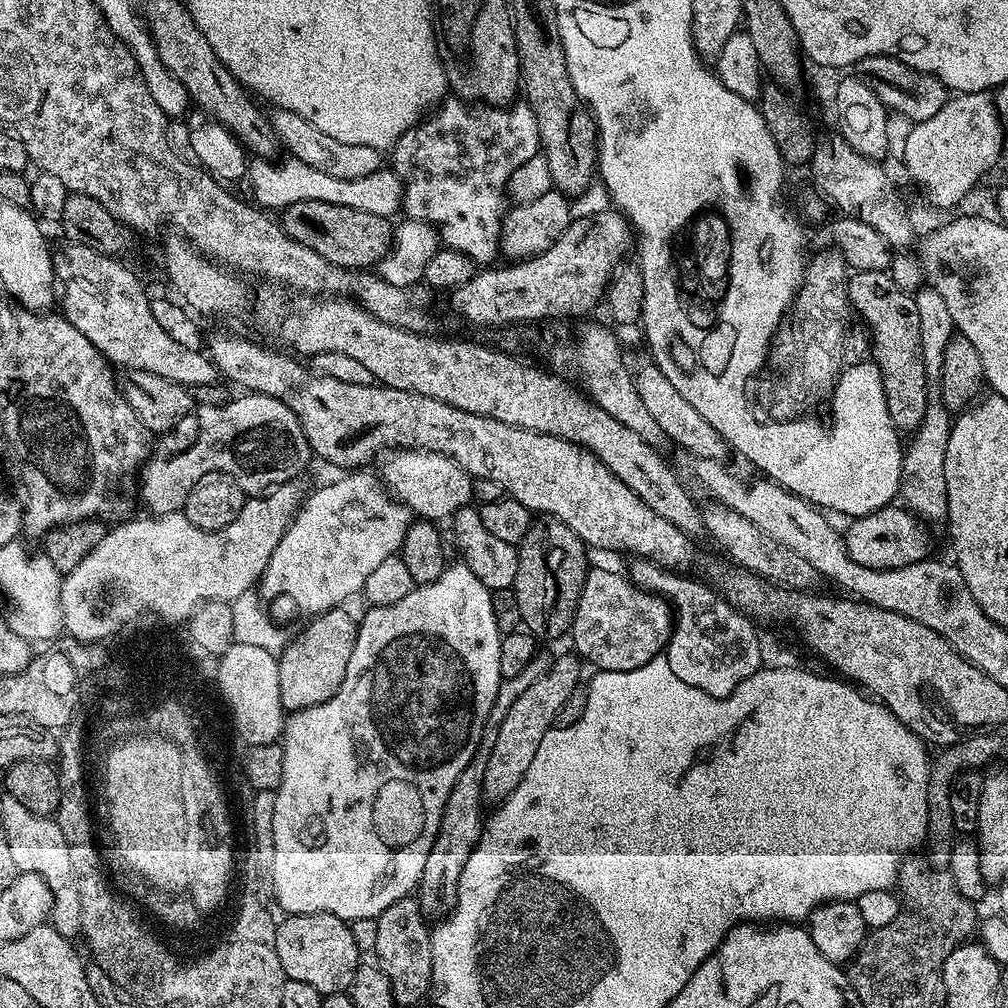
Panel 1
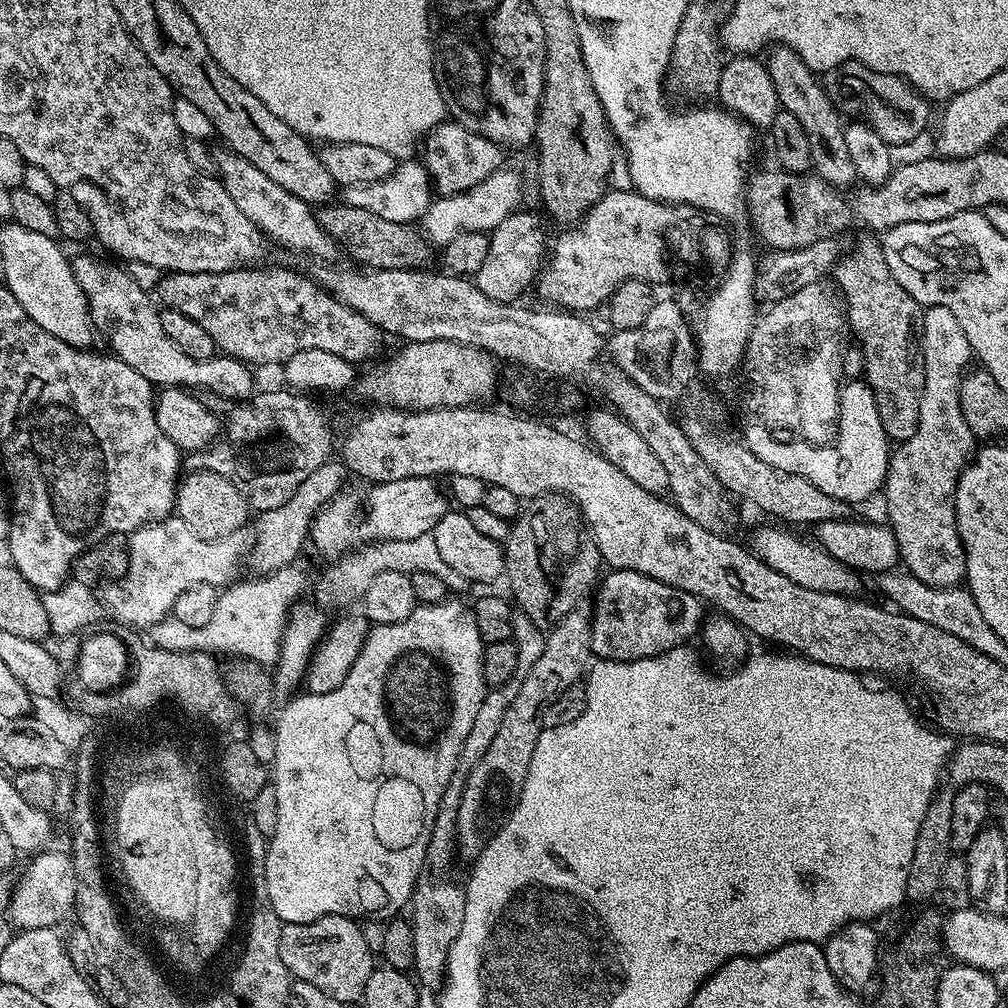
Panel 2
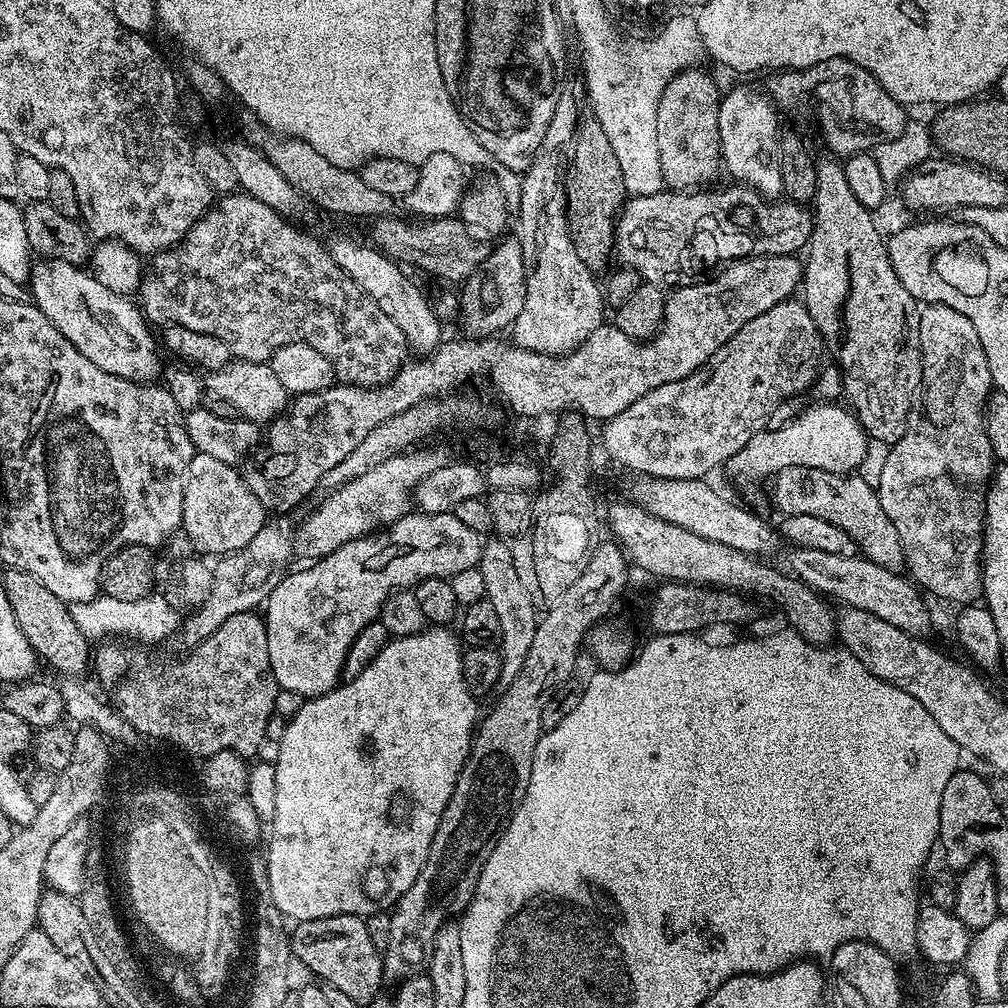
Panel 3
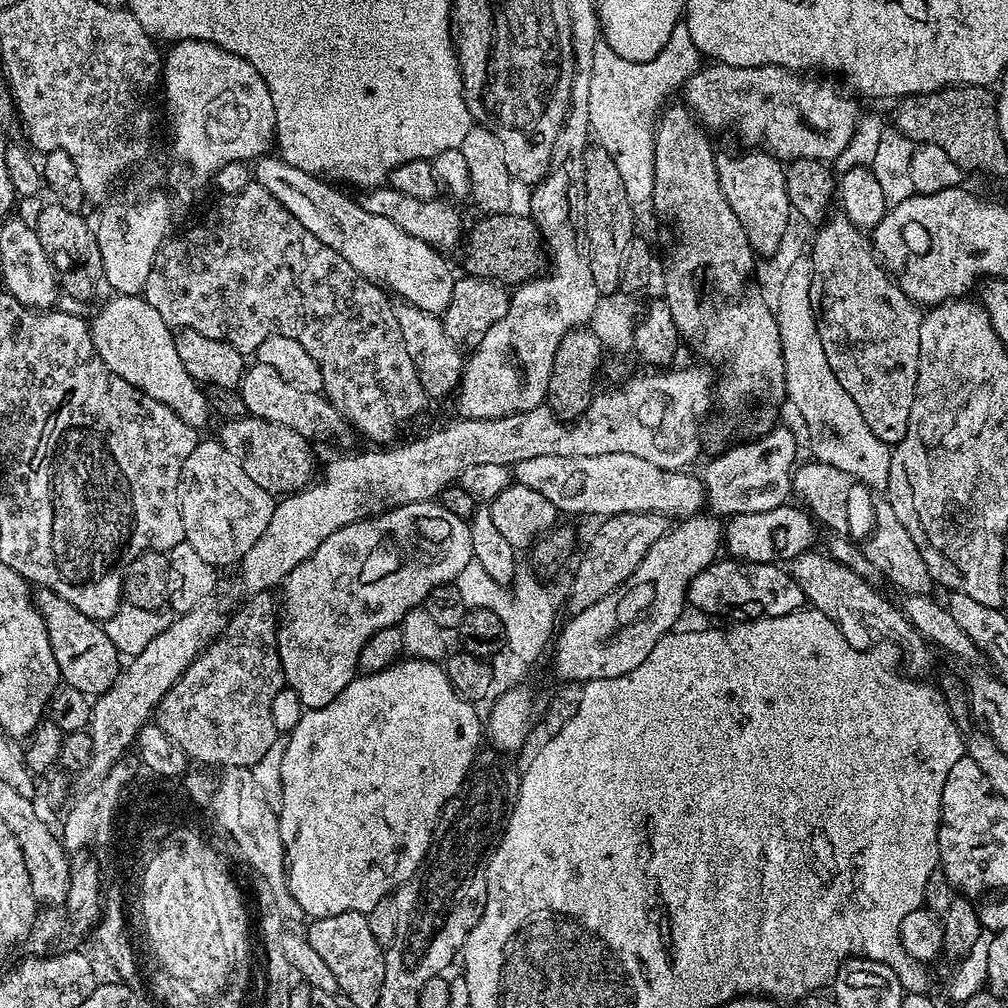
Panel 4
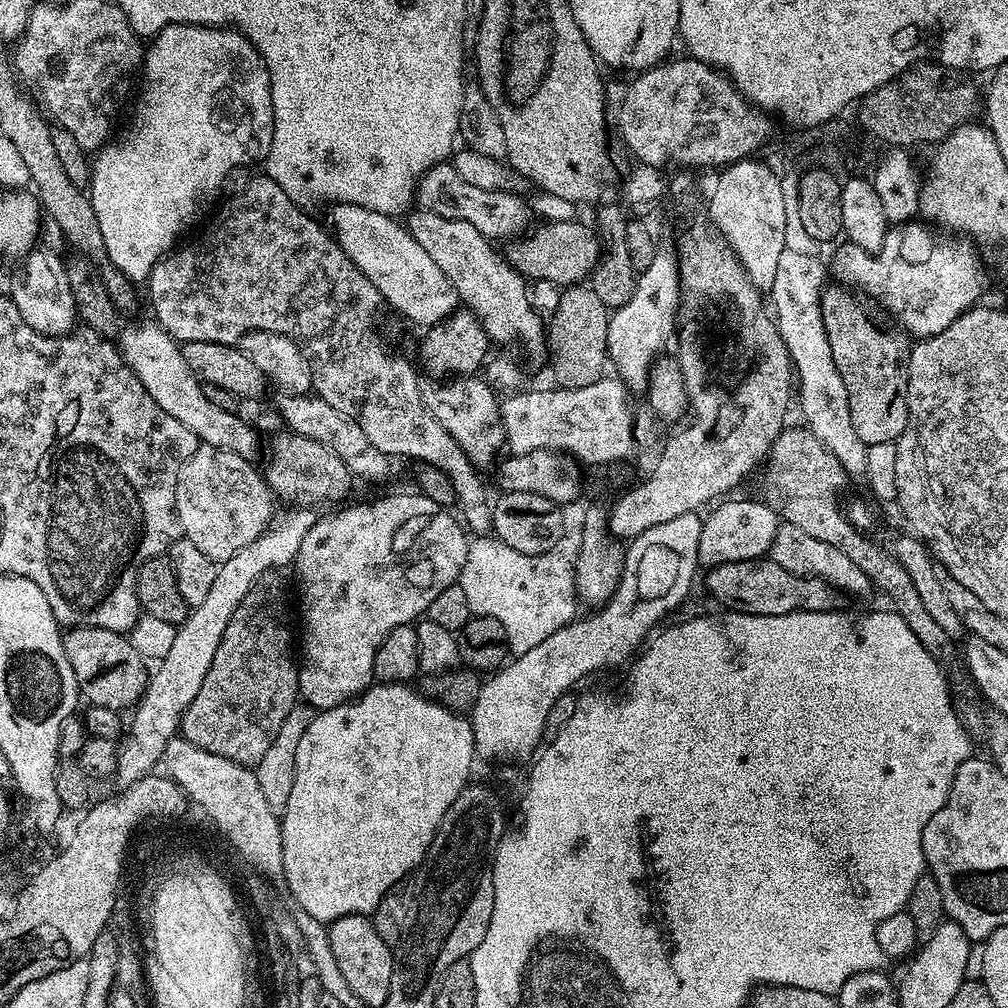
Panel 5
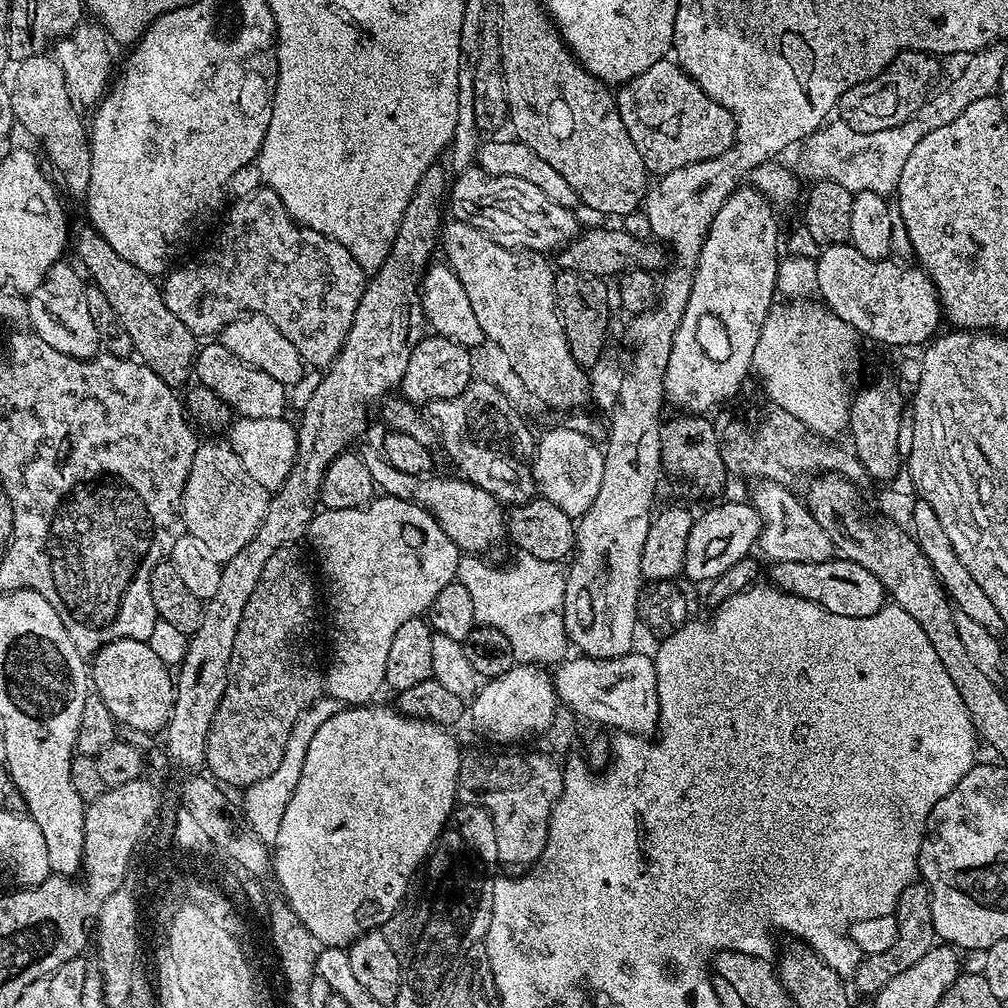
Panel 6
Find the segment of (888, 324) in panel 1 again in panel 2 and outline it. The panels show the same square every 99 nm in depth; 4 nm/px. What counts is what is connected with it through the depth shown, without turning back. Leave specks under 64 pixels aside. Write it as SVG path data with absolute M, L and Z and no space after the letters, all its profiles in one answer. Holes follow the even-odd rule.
M864 234L853 246L852 252L839 257L834 267L835 287L843 297L846 305L849 326L859 355L862 357L863 379L872 387L874 398L878 402L878 414L882 418L882 430L886 430L889 441L903 442L909 440L918 430L918 414L922 406L922 390L924 389L924 355L920 353L918 339L918 305L894 280L890 274L890 266L886 262L881 241L875 235Z

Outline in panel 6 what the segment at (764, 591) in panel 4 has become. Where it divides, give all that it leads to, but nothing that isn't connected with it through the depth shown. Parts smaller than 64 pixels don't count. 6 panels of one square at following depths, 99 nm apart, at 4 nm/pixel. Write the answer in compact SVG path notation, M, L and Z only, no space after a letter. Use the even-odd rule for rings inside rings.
M833 558L817 564L778 560L771 567L771 583L781 592L792 592L795 596L801 596L810 602L820 604L826 610L830 610L830 614L842 614L846 618L866 618L885 607L884 583L874 574L870 574L870 570L866 570L866 566L862 566L859 559Z

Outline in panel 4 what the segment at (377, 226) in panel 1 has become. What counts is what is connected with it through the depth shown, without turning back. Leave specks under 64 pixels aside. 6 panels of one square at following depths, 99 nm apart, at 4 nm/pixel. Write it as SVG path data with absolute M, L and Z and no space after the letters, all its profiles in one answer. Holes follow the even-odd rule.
M485 215L472 229L467 229L463 241L464 269L469 276L483 276L501 285L519 286L526 280L541 275L546 260L540 257L542 237L535 220L527 216ZM468 240L468 241L467 241Z

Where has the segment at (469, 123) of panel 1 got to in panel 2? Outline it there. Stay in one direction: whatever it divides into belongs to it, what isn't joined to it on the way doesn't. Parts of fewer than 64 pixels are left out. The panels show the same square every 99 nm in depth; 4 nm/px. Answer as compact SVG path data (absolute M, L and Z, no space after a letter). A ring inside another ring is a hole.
M445 122L432 129L422 141L422 152L423 148L424 169L431 176L435 191L440 196L456 196L460 192L469 192L505 163L506 152L501 145L490 142L490 138L482 138L482 134L474 134L466 130L466 126L455 122Z

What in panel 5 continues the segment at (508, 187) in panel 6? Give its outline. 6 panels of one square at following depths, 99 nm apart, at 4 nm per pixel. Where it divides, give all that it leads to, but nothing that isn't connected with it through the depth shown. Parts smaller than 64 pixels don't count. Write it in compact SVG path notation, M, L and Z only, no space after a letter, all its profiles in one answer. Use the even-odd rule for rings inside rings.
M452 162L436 164L420 175L414 200L423 211L442 214L442 218L470 222L470 226L474 226L483 236L489 238L495 238L495 236L516 238L529 227L530 204L528 200L524 201L520 194L512 190L498 188L481 190L478 186L470 186L470 182L466 182L466 178L458 174L456 165Z

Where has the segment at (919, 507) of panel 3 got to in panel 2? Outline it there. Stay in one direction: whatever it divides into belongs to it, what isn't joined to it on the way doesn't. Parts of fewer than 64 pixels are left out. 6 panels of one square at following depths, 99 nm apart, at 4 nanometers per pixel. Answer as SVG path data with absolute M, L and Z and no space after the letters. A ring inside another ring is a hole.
M944 306L925 307L922 312L922 331L919 333L920 353L924 355L924 389L918 414L918 430L909 440L897 443L888 458L888 473L884 479L882 497L888 507L887 523L898 538L900 560L911 576L935 588L954 588L965 579L966 554L956 528L956 480L964 465L973 459L977 437L973 436L960 405L960 378L974 353L966 333L954 314Z

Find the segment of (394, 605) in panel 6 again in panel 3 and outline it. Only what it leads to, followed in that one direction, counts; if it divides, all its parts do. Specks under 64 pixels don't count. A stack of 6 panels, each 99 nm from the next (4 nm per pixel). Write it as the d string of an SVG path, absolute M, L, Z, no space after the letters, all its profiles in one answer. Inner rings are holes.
M439 512L433 516L409 514L401 520L395 520L379 534L346 542L321 560L300 566L304 568L297 572L289 571L282 582L274 586L268 603L262 608L266 640L269 642L270 670L278 688L285 693L293 692L299 698L324 696L331 692L341 683L344 659L354 638L358 638L360 631L368 624L377 623L388 597L399 589L415 589L429 576L456 578L459 572L468 572L471 568L473 571L479 565L481 547L481 533L462 522L459 515L452 512Z

